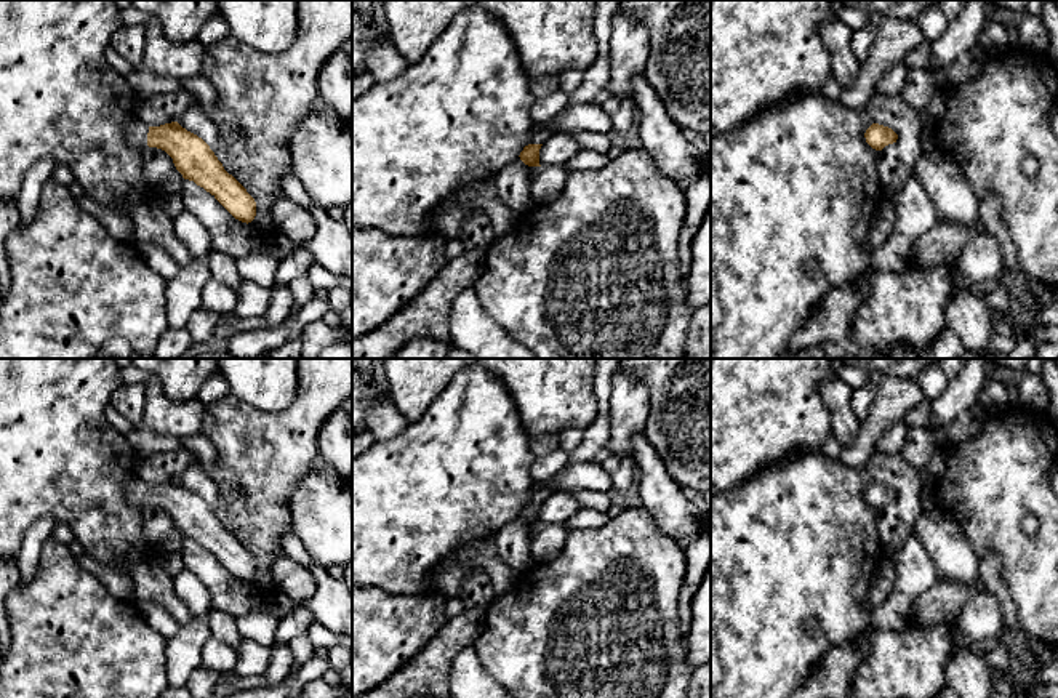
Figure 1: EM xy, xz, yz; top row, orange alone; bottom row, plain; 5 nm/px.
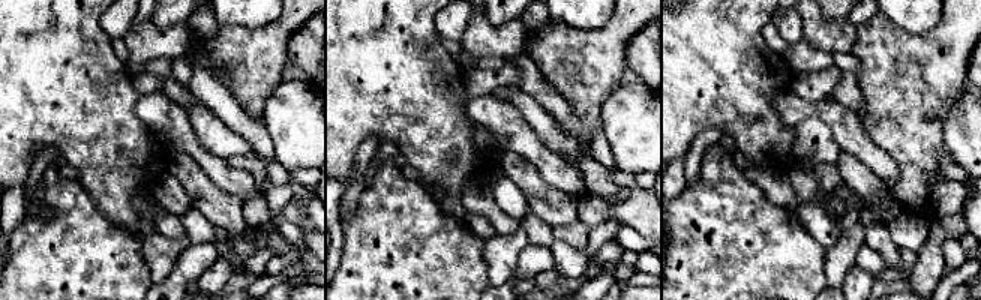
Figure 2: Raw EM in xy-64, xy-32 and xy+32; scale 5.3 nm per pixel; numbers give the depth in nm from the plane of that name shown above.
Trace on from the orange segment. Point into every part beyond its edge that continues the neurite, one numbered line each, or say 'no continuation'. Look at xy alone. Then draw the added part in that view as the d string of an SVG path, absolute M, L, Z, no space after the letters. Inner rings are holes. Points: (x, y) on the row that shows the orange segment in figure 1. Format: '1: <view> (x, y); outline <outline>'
1: xy (136, 133); outline M141 120L130 123L125 130L130 144L141 149L147 147L147 133L149 133L149 125L142 123Z

